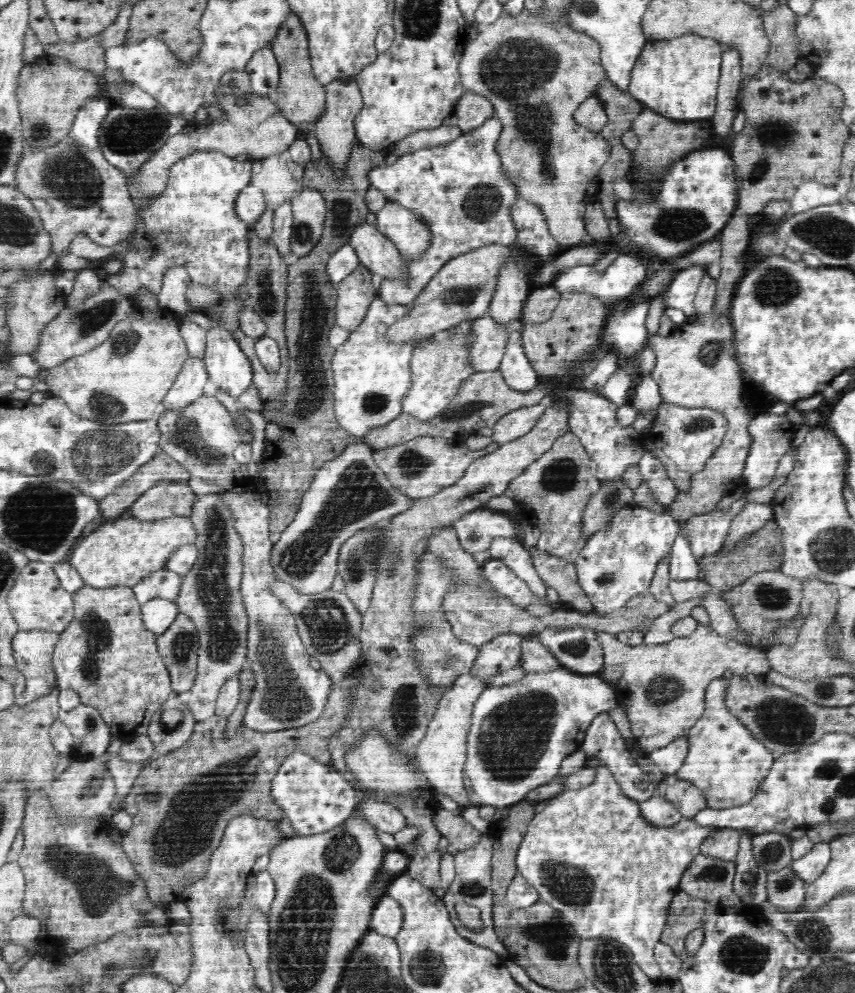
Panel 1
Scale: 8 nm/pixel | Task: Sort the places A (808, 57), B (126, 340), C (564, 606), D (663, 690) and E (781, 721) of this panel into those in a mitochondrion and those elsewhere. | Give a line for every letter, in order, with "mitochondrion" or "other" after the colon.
A: other
B: mitochondrion
C: other
D: mitochondrion
E: mitochondrion

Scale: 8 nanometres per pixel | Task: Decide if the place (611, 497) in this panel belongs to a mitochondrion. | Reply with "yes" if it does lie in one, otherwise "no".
yes

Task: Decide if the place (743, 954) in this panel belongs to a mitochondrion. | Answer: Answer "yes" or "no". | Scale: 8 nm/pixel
yes

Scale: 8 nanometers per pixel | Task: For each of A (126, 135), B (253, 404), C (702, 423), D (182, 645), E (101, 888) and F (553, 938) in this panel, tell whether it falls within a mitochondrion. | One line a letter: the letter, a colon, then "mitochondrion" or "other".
A: mitochondrion
B: other
C: mitochondrion
D: mitochondrion
E: mitochondrion
F: mitochondrion

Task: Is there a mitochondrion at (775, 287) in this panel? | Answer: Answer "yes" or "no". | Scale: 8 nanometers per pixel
yes

